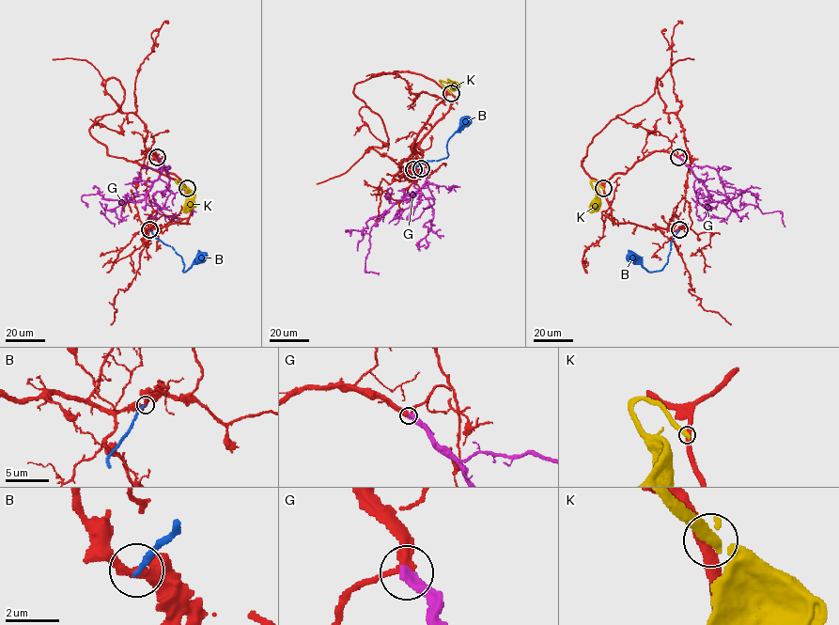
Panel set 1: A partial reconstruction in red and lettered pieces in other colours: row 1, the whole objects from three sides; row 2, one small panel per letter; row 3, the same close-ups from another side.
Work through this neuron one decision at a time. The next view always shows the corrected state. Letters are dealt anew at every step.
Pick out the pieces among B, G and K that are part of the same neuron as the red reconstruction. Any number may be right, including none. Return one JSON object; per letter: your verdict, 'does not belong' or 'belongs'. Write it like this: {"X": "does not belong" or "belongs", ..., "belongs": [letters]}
{"B": "does not belong", "G": "belongs", "K": "does not belong", "belongs": ["G"]}

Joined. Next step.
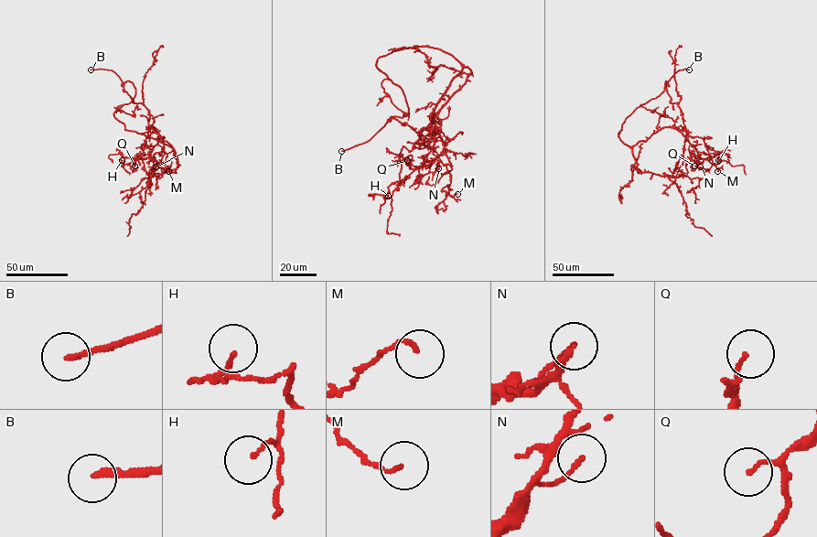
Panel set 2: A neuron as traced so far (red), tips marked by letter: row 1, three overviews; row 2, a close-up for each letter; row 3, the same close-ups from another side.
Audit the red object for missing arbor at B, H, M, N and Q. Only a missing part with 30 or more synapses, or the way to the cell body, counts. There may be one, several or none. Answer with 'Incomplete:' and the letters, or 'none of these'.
Incomplete: B

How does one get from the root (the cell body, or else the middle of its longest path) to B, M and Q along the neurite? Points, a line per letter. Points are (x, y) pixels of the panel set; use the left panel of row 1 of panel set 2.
B: (168, 143), (153, 127), (155, 131), (147, 128), (148, 110), (141, 102), (134, 102), (115, 73), (91, 69)
M: (168, 143), (163, 141), (152, 127), (160, 137), (164, 137), (164, 155), (157, 164), (168, 171)
Q: (168, 143), (163, 141), (152, 127), (159, 135), (159, 140), (147, 157), (140, 158), (136, 155), (134, 166)

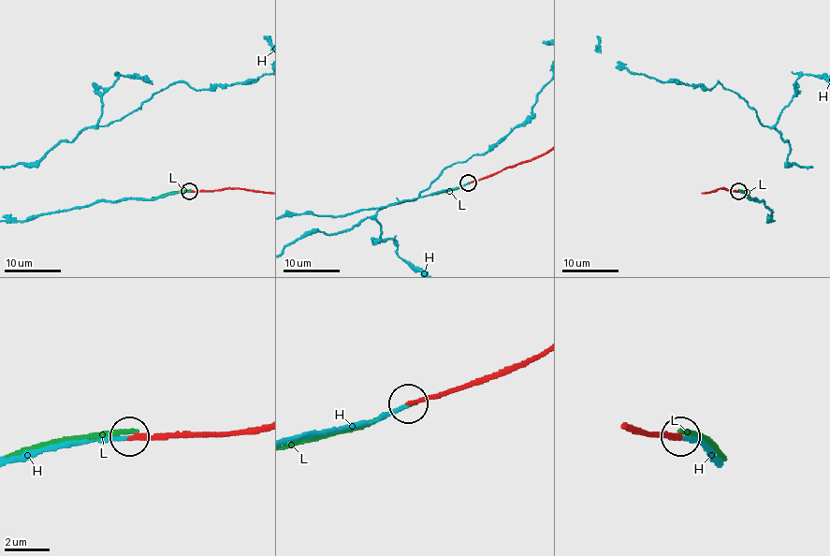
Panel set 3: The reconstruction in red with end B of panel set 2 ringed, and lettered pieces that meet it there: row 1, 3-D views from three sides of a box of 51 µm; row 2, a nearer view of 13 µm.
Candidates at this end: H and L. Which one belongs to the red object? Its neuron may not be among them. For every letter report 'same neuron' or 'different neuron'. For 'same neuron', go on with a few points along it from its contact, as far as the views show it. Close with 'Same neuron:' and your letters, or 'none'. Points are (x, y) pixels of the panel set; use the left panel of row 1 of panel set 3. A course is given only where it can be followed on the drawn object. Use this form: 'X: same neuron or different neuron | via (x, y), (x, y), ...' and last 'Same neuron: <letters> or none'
H: same neuron
L: different neuron
Same neuron: H

